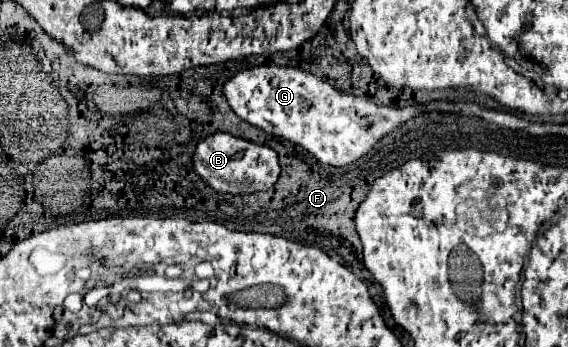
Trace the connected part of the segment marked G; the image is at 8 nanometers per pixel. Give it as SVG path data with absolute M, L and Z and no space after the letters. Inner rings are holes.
M260 65L238 71L224 83L222 93L240 119L274 137L284 137L304 147L318 161L334 167L354 163L358 157L368 153L382 135L422 112L415 108L407 111L374 105L372 101L334 89L308 71L278 65Z

